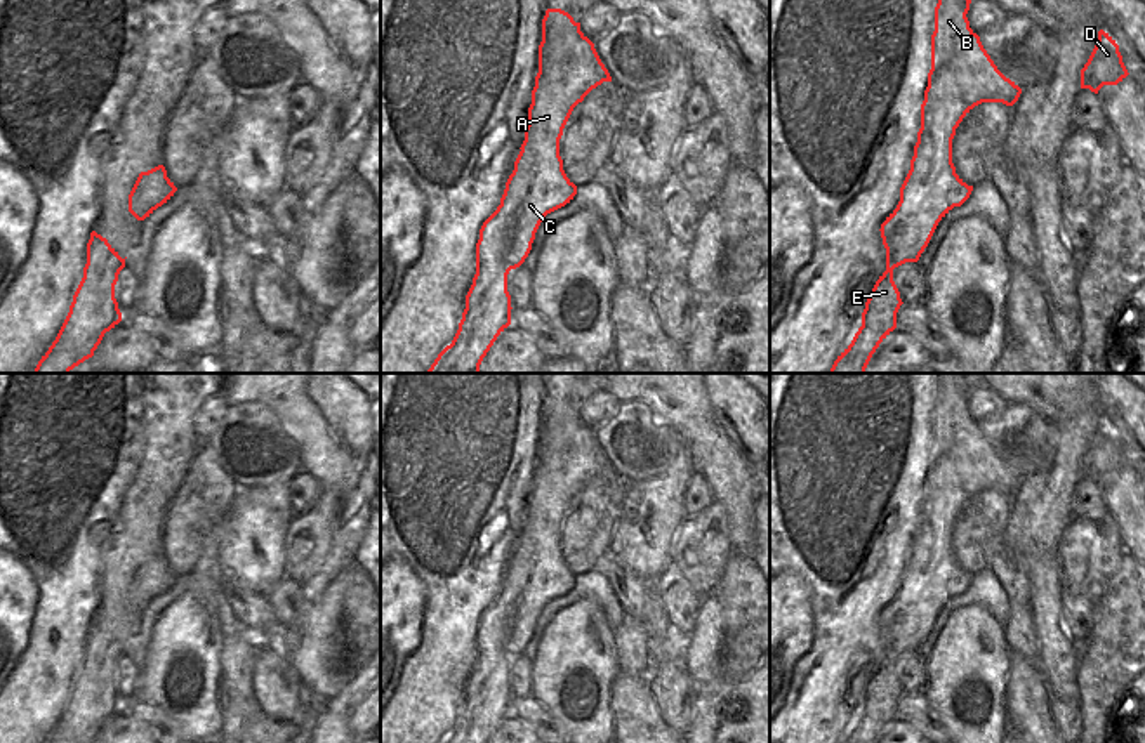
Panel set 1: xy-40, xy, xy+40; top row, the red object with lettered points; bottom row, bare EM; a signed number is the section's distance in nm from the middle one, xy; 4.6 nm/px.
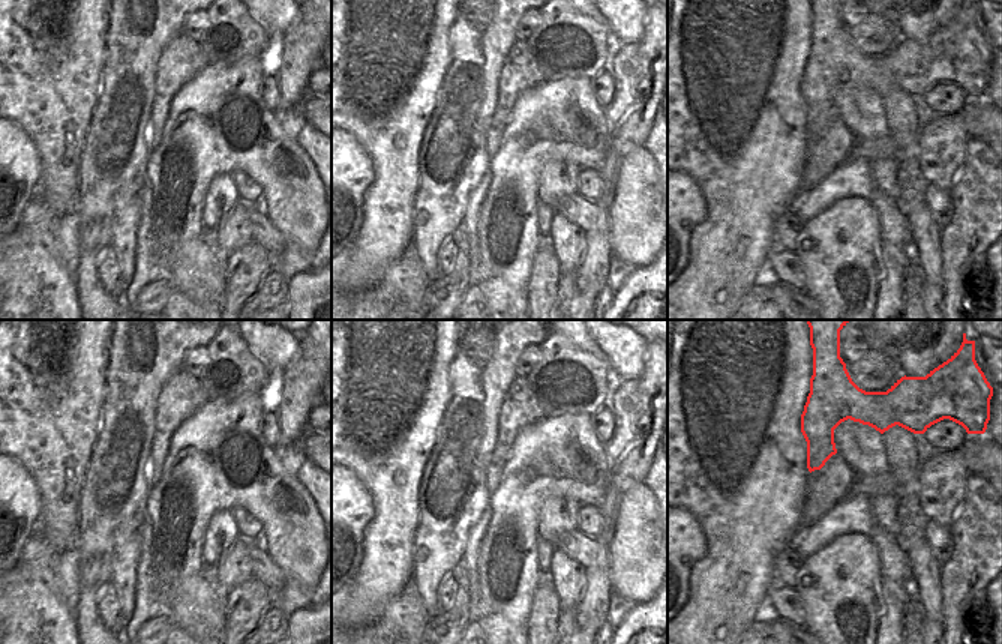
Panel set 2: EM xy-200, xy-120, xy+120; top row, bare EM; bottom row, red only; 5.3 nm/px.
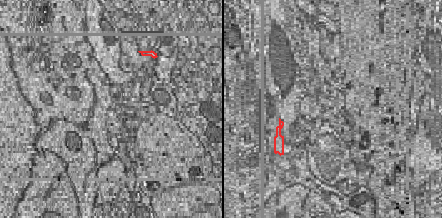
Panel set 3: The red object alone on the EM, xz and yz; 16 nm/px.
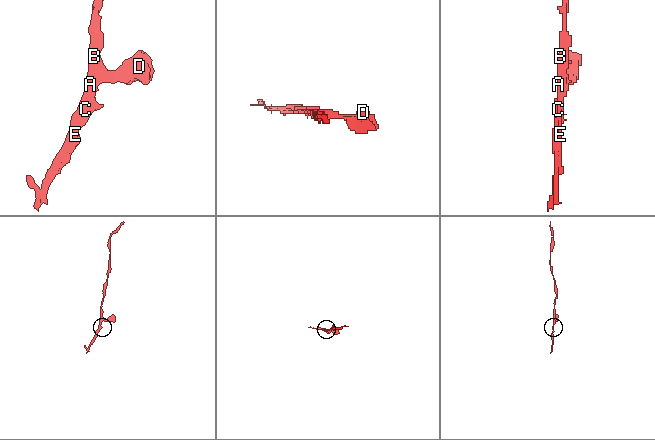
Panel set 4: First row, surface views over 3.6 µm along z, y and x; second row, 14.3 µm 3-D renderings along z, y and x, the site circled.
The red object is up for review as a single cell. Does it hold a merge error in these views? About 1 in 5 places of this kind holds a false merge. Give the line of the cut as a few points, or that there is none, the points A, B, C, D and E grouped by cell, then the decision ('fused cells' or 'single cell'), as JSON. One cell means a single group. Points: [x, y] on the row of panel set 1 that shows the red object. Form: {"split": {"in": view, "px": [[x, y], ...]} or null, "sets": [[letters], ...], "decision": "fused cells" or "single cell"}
{"split": null, "sets": [["A", "B", "C", "D", "E"]], "decision": "single cell"}

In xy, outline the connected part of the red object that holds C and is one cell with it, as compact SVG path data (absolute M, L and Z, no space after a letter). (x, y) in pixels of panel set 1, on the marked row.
M547 9L542 19L539 45L539 73L528 108L525 141L506 182L497 210L483 222L476 243L476 274L466 295L466 309L459 330L427 373L480 373L480 365L497 337L511 325L511 295L507 274L520 267L532 250L542 219L565 207L577 194L577 186L566 177L559 156L559 139L573 108L612 76L601 62L594 43L580 31L580 23L561 9Z

